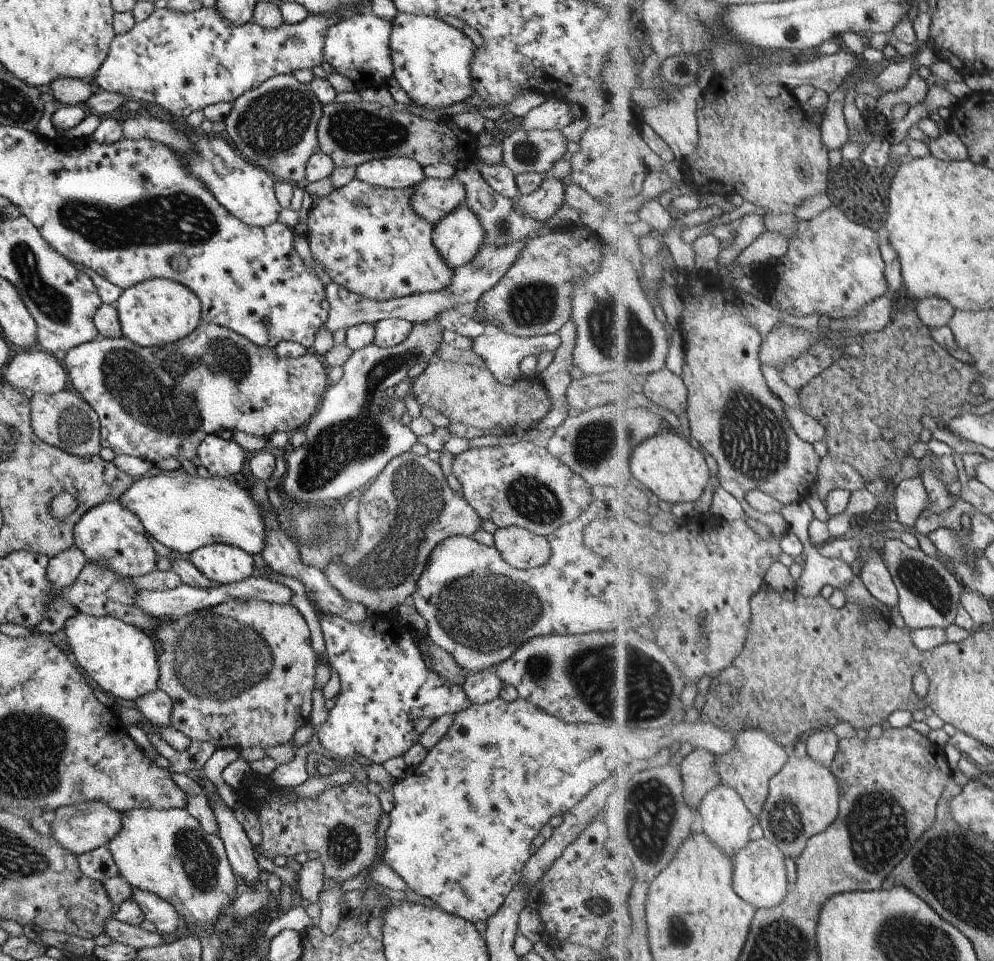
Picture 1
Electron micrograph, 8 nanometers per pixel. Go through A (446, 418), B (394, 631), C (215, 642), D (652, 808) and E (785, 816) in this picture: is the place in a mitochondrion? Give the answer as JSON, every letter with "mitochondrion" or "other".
{"A":"other","B":"other","C":"mitochondrion","D":"mitochondrion","E":"mitochondrion"}

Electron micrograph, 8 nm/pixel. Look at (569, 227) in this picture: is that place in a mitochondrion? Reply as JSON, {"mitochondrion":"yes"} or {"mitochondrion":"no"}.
{"mitochondrion":"no"}

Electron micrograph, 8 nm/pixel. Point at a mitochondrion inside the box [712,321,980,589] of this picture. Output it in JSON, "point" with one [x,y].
{"point":[753,442]}

